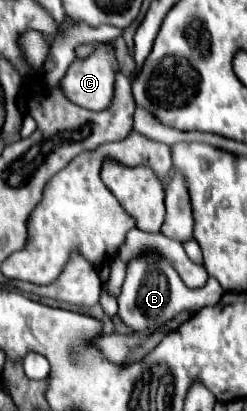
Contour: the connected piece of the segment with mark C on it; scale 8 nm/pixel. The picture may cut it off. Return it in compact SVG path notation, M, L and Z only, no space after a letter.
M105 46L85 60L75 60L61 80L61 86L65 88L69 100L73 100L75 104L89 110L105 110L113 96L117 70L119 64L115 50L109 50L109 46Z

